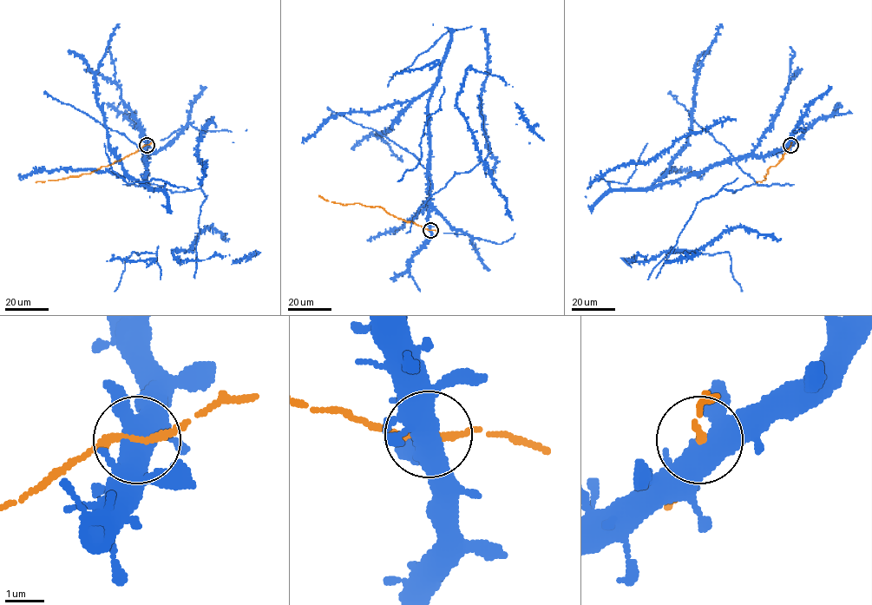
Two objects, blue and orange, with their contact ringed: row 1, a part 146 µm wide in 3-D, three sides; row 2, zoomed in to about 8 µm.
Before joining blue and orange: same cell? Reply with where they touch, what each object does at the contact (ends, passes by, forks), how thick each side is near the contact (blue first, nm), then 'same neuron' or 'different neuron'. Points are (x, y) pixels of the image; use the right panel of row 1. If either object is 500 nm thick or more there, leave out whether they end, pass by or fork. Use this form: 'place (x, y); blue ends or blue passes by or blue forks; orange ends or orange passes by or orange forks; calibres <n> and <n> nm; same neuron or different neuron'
place (790, 145); blue forks; orange passes by; calibres 440 and 180 nm; same neuron

